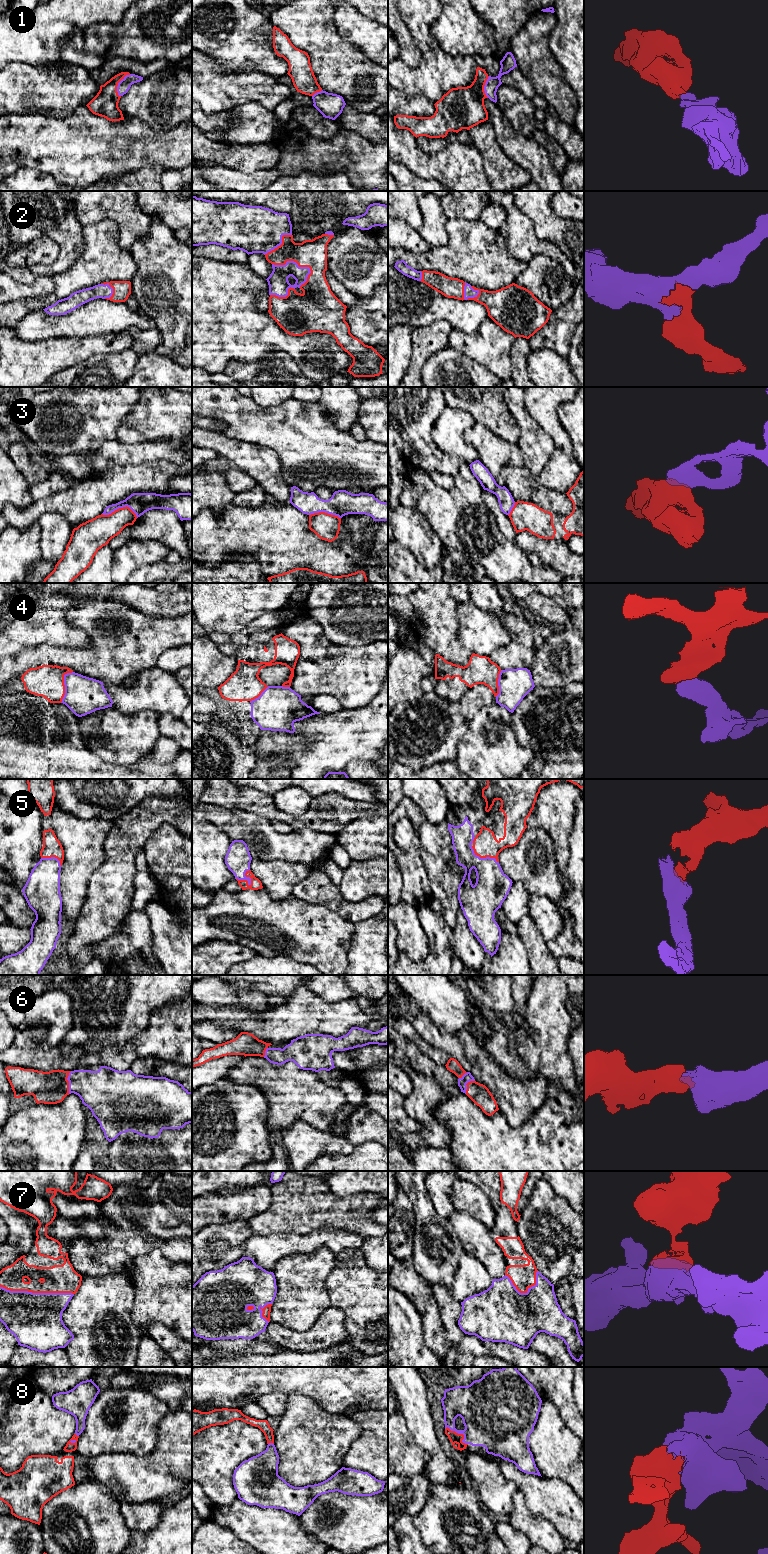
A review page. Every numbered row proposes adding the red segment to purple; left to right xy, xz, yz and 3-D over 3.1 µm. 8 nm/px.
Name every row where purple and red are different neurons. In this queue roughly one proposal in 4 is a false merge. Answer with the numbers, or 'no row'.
3, 4

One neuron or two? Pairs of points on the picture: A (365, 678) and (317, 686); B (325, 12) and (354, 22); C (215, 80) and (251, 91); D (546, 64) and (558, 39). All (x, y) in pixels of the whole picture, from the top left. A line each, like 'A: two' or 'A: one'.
A: one
B: two
C: one
D: two

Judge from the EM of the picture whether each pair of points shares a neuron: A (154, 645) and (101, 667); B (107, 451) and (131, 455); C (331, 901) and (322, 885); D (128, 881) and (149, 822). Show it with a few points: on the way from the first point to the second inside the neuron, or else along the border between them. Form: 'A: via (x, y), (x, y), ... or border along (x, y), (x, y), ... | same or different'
A: via (140, 644), (126, 644), (113, 654) | same
B: via (113, 453), (125, 454) | same
C: via (330, 897), (322, 889) | same
D: via (127, 866), (127, 844), (134, 837) | same

